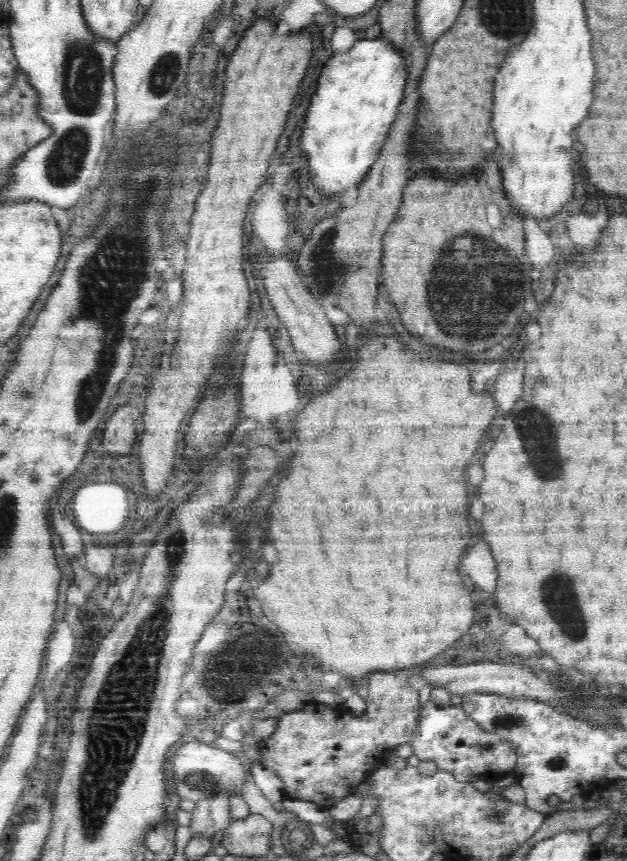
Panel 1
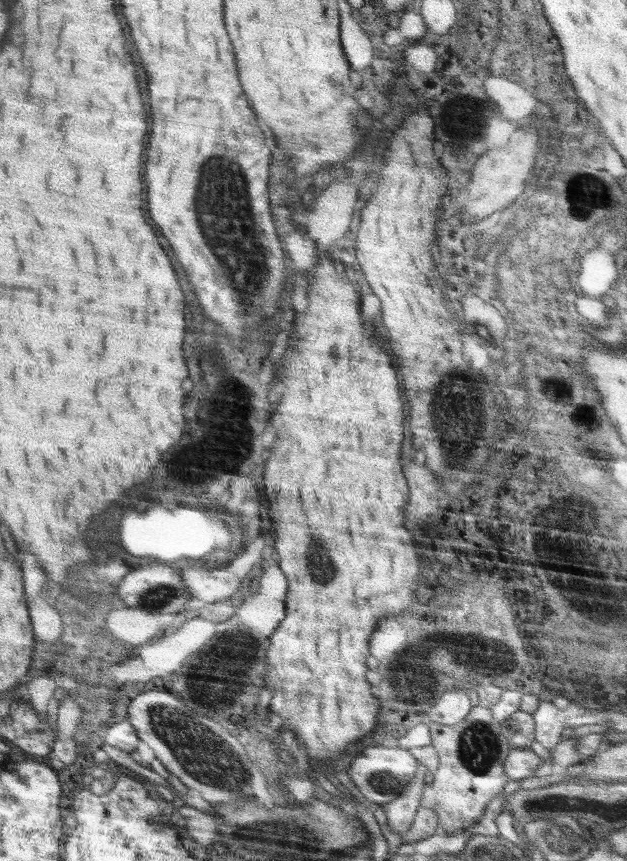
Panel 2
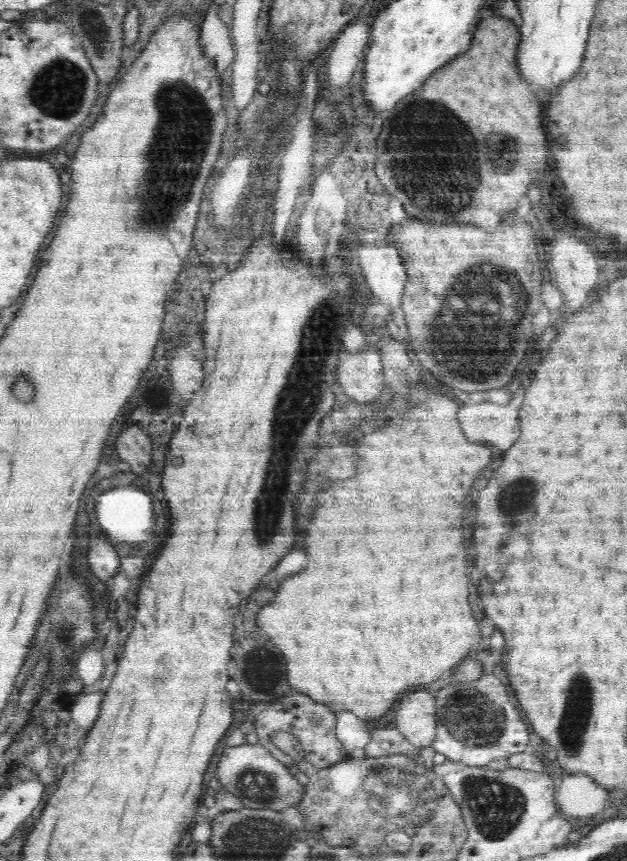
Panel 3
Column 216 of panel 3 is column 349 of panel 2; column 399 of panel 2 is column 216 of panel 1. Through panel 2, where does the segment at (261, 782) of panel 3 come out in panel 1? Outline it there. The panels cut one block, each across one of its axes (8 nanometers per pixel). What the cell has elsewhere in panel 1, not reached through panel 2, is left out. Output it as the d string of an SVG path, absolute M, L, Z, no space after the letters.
M202 742L184 744L180 750L173 752L176 752L176 756L170 756L172 774L174 774L174 780L171 780L174 784L173 789L176 789L176 794L181 799L192 800L195 803L204 798L212 798L218 792L226 790L234 790L234 794L239 794L246 776L251 774L251 769L242 764L230 751L224 752Z

